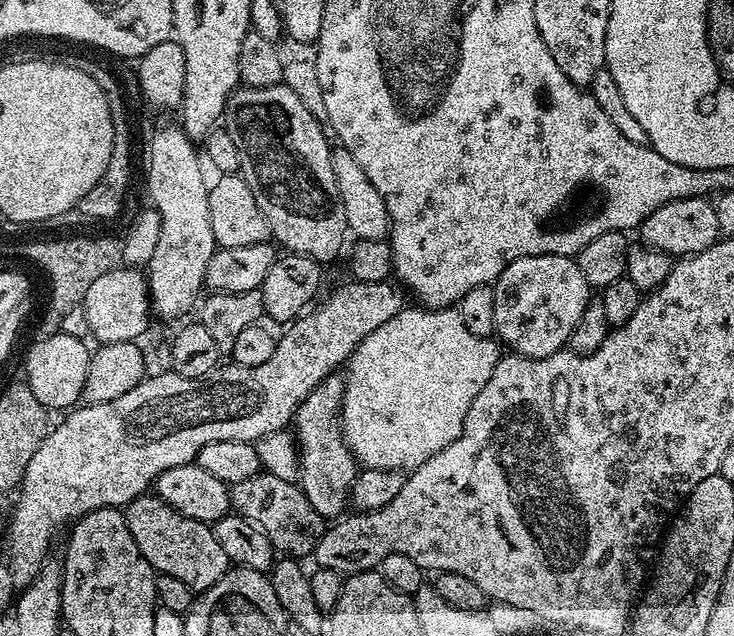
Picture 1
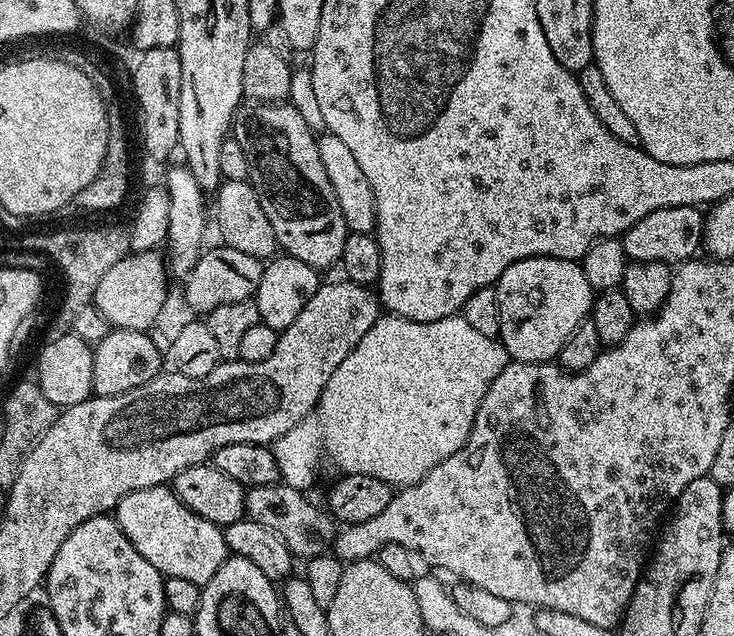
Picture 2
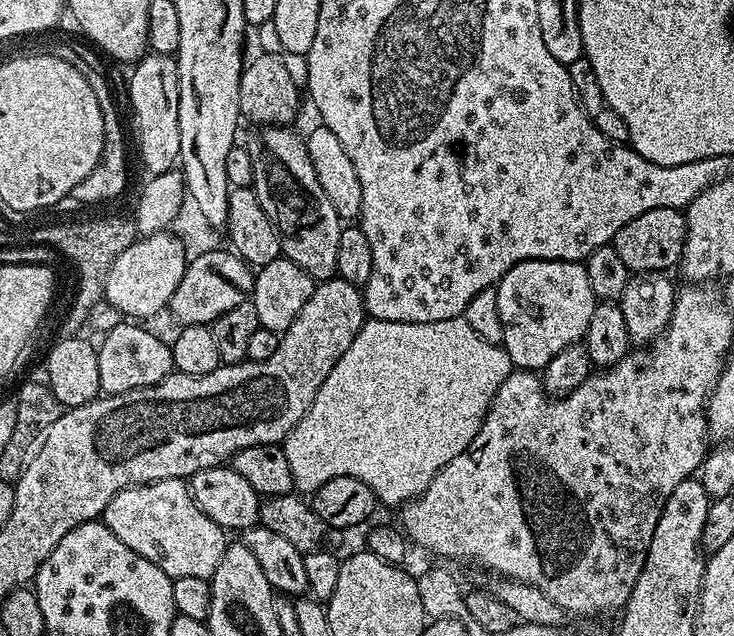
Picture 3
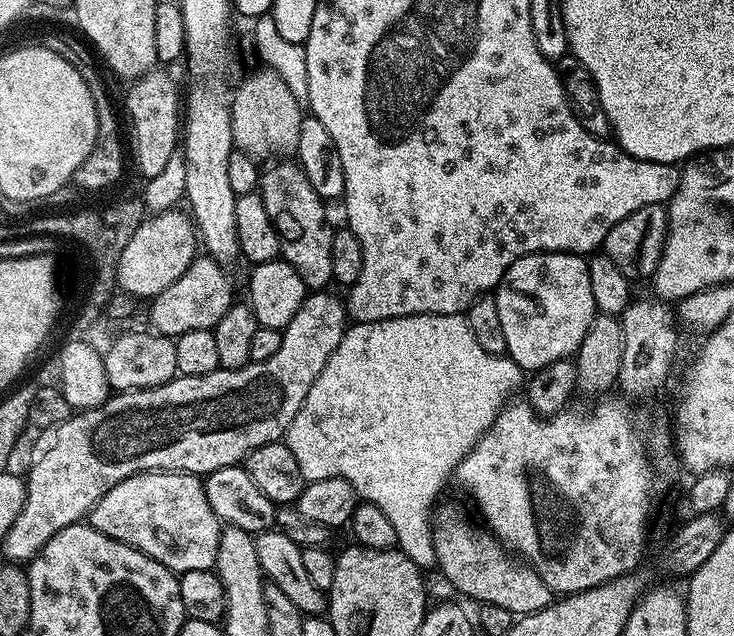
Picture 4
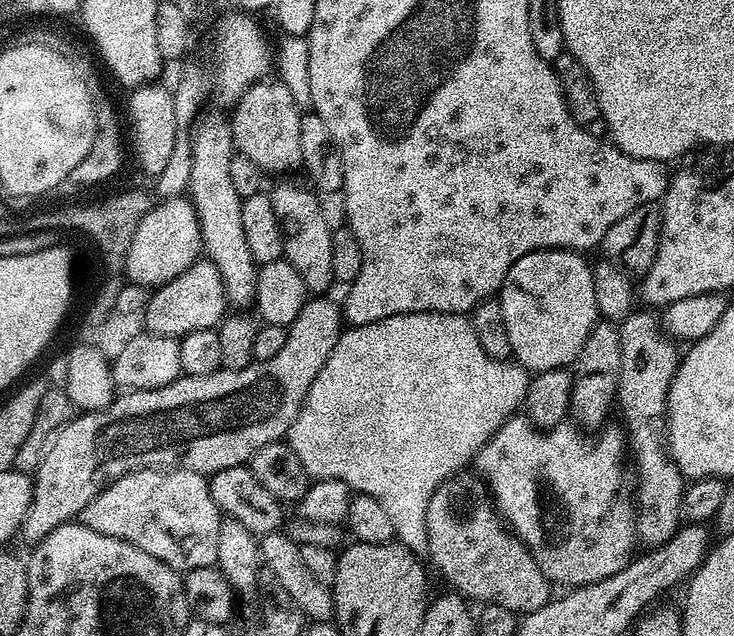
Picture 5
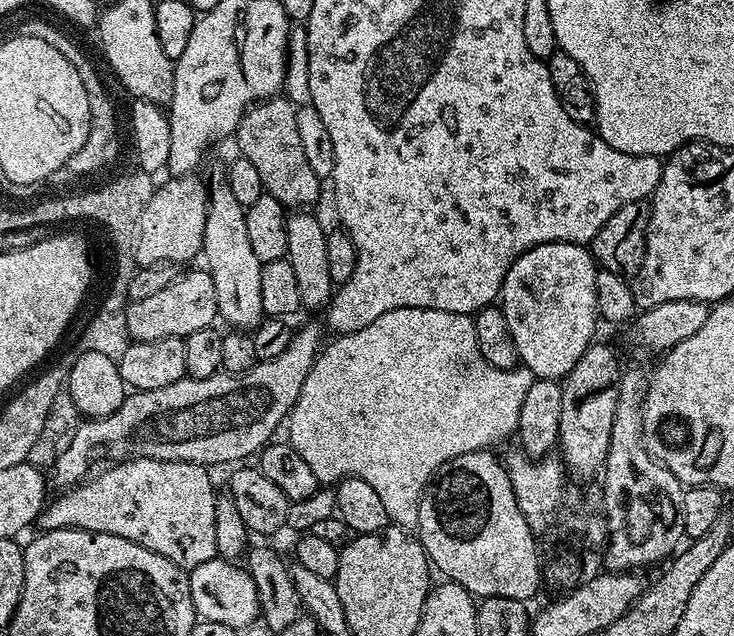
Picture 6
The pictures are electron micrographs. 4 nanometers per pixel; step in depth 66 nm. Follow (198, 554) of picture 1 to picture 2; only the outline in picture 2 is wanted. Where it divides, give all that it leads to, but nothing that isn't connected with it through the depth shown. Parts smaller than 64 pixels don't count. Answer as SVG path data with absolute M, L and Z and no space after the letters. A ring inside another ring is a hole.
M163 484L126 494L115 506L114 519L122 534L130 538L134 550L138 550L138 554L142 554L142 558L165 578L186 578L186 582L206 585L230 555L223 527L194 514L171 487Z

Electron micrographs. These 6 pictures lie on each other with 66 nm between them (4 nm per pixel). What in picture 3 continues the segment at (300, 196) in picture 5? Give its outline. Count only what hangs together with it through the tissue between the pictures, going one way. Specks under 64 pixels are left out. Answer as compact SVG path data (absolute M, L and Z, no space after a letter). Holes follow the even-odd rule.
M264 126L257 132L260 133L246 141L250 162L254 166L251 188L256 191L258 202L262 202L262 210L266 210L266 218L270 218L278 230L283 259L302 266L302 270L306 270L306 274L310 274L317 282L333 279L336 276L338 234L342 221L338 210L334 210L334 202L326 198L326 190L322 190L318 183L318 174L314 174L310 154L304 145L305 137L288 126Z

